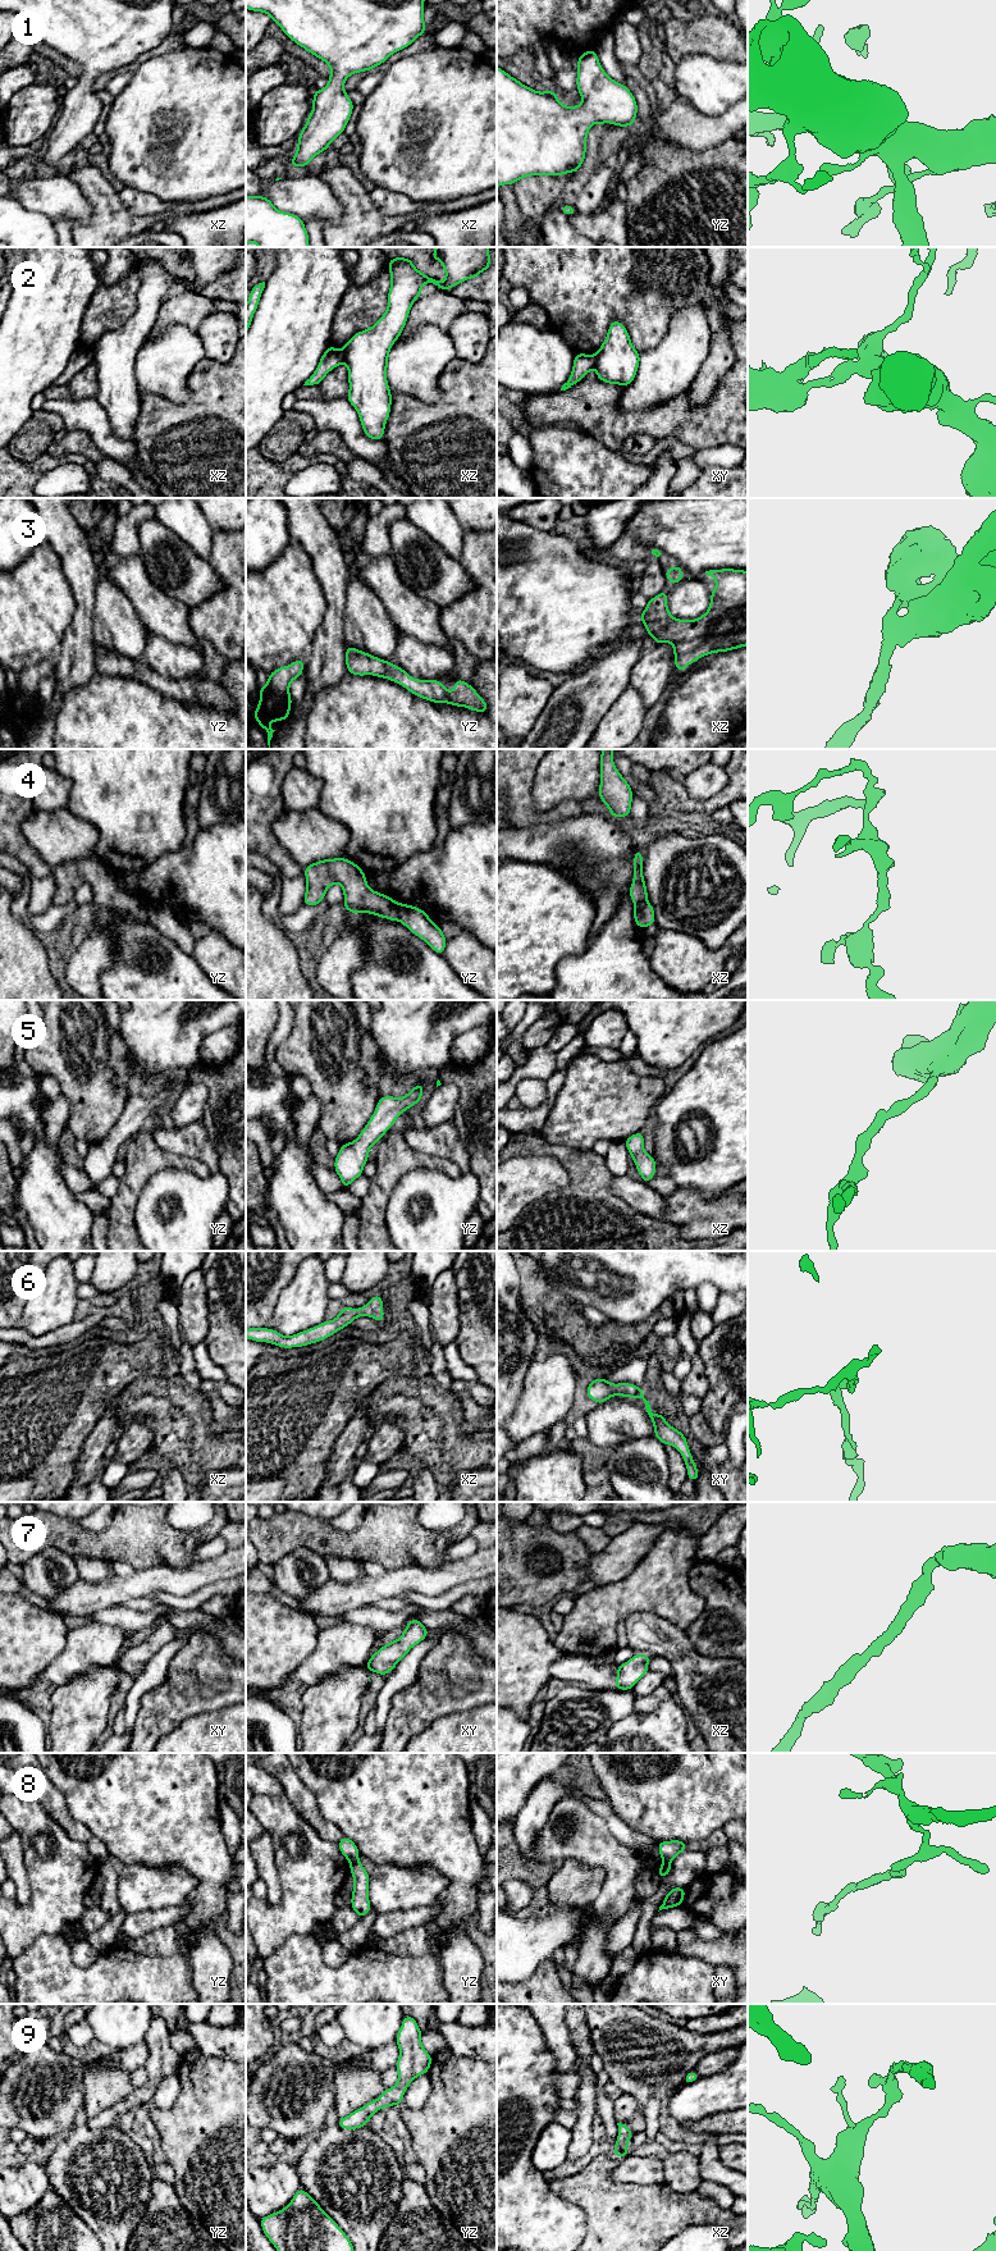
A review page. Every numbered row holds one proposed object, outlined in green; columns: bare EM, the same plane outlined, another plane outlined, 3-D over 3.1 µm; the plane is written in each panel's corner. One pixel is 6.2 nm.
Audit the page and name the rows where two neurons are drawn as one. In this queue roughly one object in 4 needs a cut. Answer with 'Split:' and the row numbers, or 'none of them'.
Split: 2, 4, 8

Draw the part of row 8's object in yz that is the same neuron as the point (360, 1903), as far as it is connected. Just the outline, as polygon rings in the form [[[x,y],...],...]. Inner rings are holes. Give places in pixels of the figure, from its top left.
[[[360,1860],[352,1862],[349,1864],[349,1872],[353,1875],[353,1892],[351,1894],[351,1907],[361,1918],[373,1909],[369,1900],[370,1875],[366,1872]]]

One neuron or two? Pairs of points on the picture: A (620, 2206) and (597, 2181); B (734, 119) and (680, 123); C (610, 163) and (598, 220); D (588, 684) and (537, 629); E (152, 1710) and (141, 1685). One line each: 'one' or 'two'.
A: one
B: one
C: two
D: two
E: two

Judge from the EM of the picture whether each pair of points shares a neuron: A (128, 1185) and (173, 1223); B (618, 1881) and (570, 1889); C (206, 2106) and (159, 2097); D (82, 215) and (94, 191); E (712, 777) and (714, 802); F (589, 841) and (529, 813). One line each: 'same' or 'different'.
A: different
B: different
C: different
D: different
E: different
F: different

